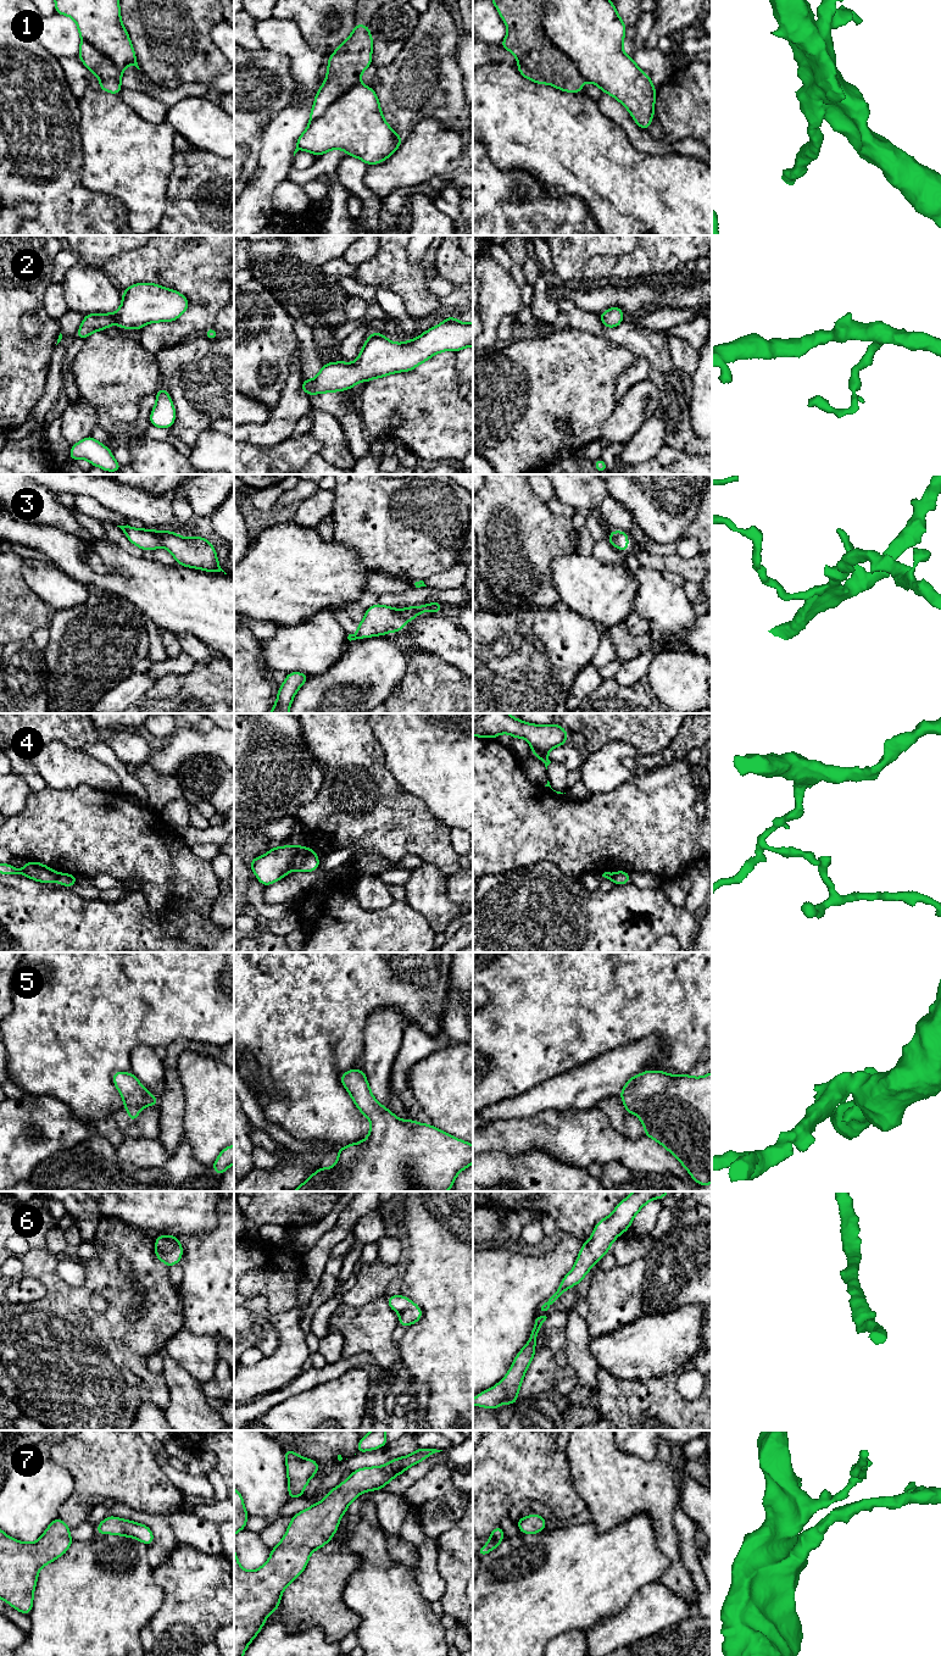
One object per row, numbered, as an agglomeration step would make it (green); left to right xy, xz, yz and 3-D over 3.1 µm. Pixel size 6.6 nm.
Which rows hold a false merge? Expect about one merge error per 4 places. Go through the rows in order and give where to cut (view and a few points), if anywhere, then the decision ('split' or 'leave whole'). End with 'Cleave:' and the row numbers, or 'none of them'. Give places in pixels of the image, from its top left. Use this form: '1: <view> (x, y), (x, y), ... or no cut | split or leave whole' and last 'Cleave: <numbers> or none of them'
1: yz (543, 0), (545, 34), (574, 64), (584, 79) | split
2: no cut | leave whole
3: no cut | leave whole
4: xz (301, 846), (293, 860), (290, 870) | split
5: no cut | leave whole
6: no cut | leave whole
7: no cut | leave whole
Cleave: 1, 4

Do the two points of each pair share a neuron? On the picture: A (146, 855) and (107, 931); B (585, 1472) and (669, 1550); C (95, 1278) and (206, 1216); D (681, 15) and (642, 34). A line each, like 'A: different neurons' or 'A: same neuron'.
A: different neurons
B: same neuron
C: different neurons
D: different neurons

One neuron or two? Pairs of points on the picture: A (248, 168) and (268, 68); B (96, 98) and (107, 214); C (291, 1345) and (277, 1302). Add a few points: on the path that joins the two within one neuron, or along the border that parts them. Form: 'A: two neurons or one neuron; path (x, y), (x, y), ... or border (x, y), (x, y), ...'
A: one neuron; path (252, 144), (252, 93)
B: two neurons; border (81, 178), (89, 189), (118, 199), (128, 211)
C: two neurons; border (296, 1289), (296, 1302), (269, 1317), (277, 1337)

